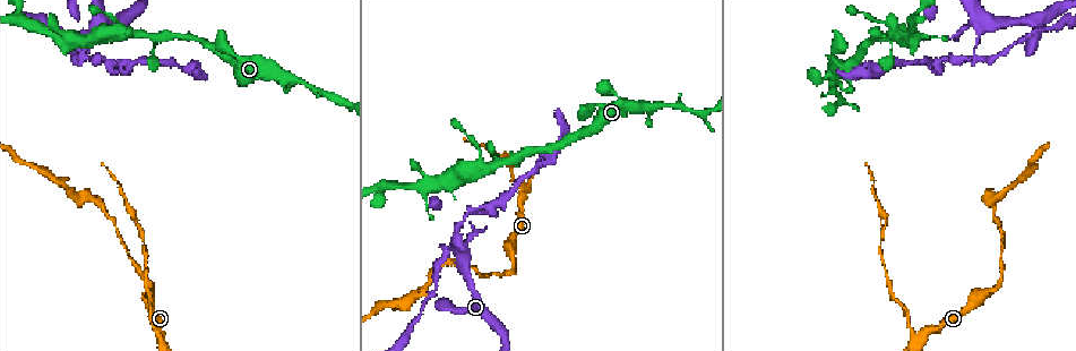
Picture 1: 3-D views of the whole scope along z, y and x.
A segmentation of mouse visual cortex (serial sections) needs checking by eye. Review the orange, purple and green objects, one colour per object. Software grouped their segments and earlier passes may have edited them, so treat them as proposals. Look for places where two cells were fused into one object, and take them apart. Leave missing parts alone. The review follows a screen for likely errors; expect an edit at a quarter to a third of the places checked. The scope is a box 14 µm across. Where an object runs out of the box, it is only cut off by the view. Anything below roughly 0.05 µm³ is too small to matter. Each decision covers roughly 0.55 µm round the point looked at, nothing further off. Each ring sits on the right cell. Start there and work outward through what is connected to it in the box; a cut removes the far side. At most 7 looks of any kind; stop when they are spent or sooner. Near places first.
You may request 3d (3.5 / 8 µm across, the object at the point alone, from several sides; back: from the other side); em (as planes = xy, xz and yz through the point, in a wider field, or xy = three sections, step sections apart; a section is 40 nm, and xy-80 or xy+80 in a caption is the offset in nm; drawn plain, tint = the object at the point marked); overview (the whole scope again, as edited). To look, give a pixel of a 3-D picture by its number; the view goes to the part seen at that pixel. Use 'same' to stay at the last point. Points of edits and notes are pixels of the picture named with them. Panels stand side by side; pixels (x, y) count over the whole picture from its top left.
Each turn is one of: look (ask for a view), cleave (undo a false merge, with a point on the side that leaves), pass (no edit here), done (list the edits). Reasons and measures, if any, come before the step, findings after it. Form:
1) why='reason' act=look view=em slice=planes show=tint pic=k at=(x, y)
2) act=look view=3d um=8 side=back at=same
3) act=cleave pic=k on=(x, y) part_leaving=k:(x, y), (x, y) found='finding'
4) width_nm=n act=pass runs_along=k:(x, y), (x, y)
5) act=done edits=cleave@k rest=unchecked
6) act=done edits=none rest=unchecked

why='a fork' act=look view=3d um=3.5 side=back pic=1 at=(973, 54)

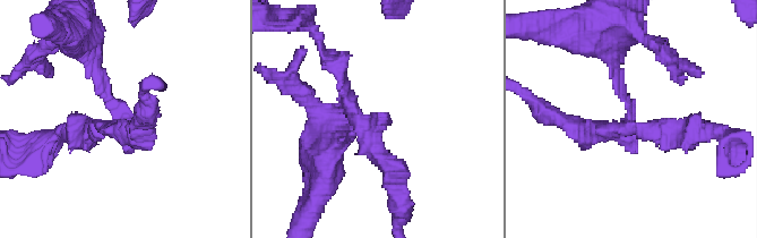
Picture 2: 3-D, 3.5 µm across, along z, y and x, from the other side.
arms=3 arm_widths_nm=100,200,300 why='now the EM' act=look view=em slice=xy step=1 show=tint pic=2 at=(378, 121)

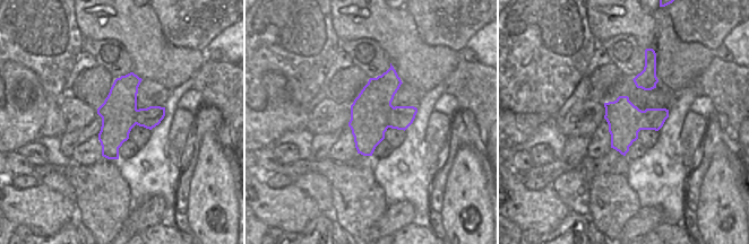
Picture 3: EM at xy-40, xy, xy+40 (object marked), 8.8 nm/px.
act=cleave pic=2 on=(389, 172) border=3:(393, 106), (388, 116), (388, 127) found='a second cell is stuck on'

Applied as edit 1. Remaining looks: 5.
why='see it whole again' act=look view=overview

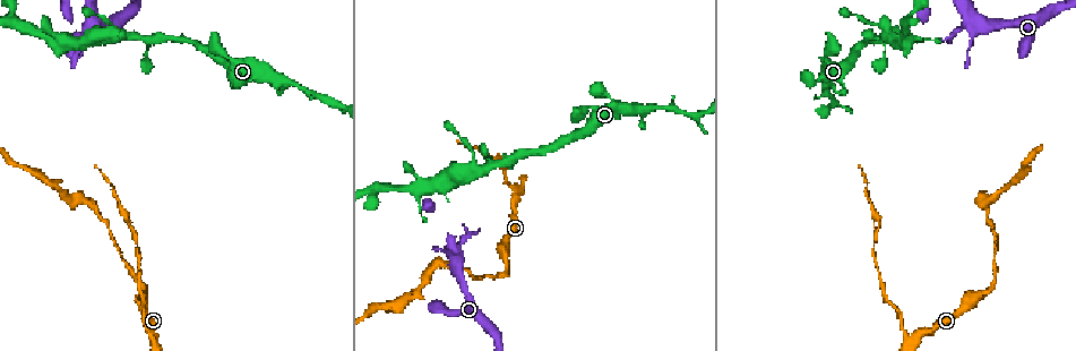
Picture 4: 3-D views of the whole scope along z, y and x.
why='four-way junction' act=look view=3d um=3.5 pic=4 at=(896, 34)

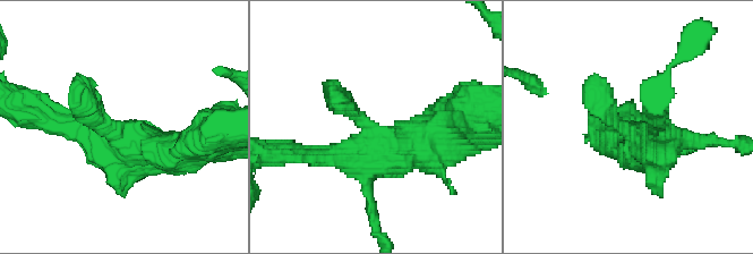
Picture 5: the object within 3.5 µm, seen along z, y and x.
act=look view=em slice=xy step=1 show=tint pic=5 at=(632, 131)

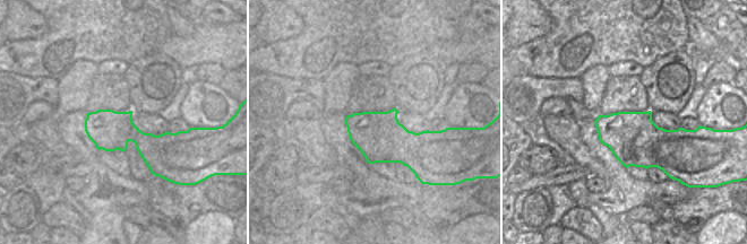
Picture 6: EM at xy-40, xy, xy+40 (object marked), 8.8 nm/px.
act=look view=em slice=planes show=tint at=same

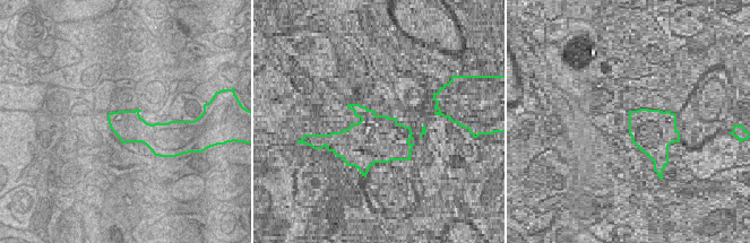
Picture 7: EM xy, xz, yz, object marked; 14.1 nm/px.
act=pass runs_along=5:(452, 124), (376, 155), (313, 155) found='all the same cell'

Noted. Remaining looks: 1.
act=done edits=cleave@2 rest=unchecked

